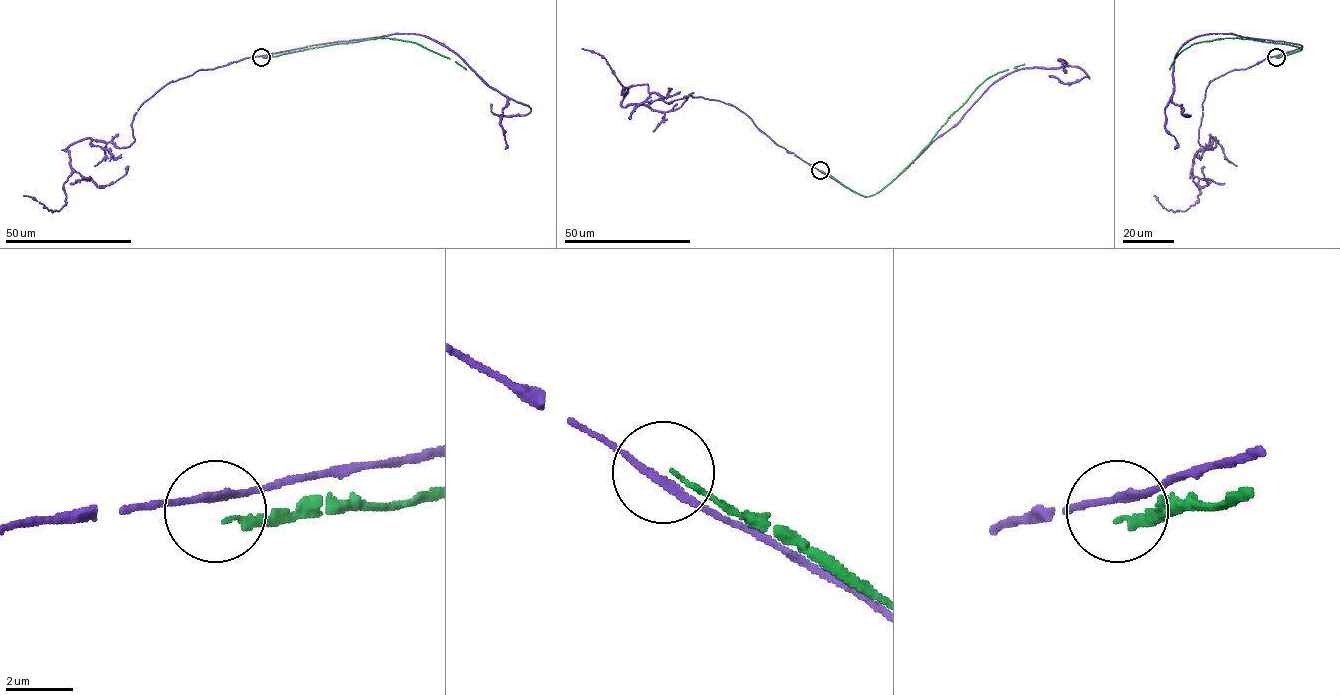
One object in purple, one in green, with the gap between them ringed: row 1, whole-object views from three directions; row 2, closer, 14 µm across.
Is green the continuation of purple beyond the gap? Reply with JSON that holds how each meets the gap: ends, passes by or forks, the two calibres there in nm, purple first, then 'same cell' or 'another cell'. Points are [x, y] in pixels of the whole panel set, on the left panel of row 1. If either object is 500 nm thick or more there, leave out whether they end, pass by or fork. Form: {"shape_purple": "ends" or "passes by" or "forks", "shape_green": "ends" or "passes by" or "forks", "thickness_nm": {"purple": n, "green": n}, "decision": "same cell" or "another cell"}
{"shape_purple": "passes by", "shape_green": "ends", "thickness_nm": {"purple": 200, "green": 110}, "decision": "another cell"}

